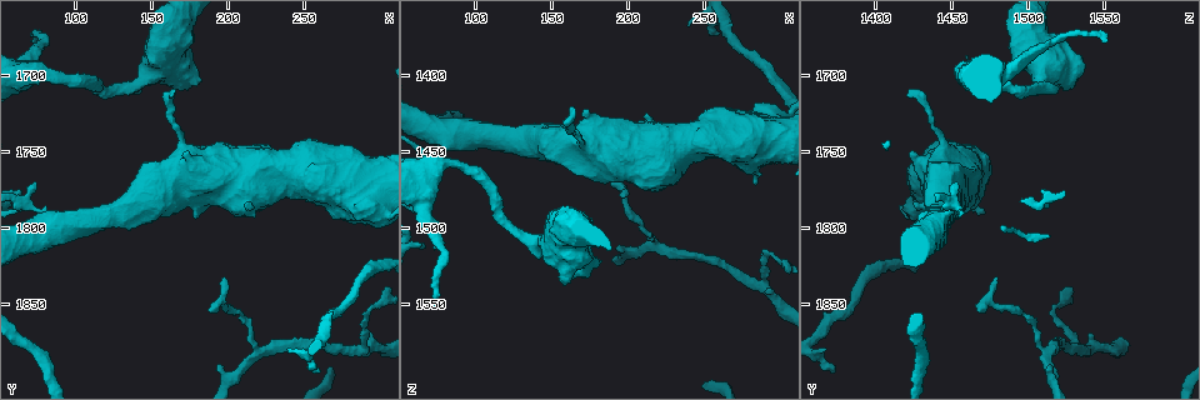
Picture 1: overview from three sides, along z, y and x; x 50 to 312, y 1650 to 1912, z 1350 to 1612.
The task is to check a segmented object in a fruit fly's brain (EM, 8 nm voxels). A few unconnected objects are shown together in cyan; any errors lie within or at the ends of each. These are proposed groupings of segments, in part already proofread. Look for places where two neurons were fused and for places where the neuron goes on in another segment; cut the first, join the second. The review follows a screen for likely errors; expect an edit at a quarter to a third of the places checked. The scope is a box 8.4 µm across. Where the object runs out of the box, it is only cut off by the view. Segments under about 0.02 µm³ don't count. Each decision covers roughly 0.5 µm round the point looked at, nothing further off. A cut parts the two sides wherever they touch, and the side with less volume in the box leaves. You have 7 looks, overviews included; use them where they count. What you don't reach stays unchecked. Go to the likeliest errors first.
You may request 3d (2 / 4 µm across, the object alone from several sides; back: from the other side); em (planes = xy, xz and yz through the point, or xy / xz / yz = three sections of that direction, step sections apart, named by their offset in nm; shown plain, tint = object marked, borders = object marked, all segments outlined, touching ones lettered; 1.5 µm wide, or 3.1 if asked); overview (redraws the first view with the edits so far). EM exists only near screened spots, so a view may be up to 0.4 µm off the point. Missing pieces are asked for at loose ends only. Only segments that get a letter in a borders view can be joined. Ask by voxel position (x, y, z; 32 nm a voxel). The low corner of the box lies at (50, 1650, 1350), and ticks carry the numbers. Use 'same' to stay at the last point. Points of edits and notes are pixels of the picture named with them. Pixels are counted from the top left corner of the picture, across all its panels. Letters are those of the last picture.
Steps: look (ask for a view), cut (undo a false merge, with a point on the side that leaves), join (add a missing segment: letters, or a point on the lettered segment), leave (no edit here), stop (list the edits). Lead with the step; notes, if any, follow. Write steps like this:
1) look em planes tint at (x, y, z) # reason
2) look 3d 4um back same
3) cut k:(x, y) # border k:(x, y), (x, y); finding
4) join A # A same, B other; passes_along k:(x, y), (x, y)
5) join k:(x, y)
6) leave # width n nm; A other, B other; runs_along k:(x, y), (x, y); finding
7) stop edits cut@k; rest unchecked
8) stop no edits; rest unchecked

look 3d 2um back at (72, 1678, 1550) # branch stops here

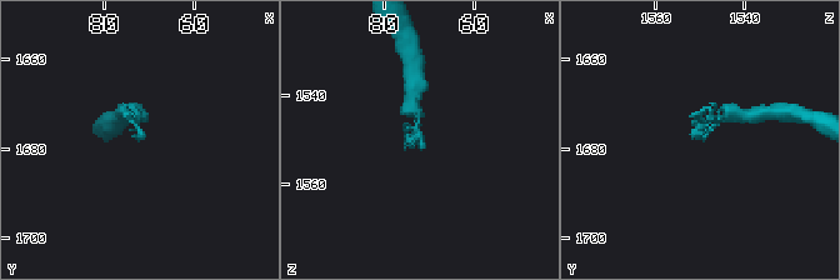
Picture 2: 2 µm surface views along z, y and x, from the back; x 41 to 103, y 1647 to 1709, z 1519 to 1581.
look em planes borders at (72, 1677, 1551) # need the tissue

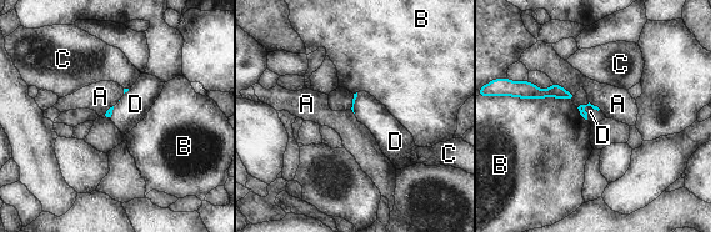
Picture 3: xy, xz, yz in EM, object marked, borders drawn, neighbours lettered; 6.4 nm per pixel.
join D # longest_contact B 420 nm; A other, B other, C other, D same; passes_along 3:(581, 107), (586, 105), (594, 116); it goes on there

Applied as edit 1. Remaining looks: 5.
look em xy step 8 tint at (70, 1698, 1458)

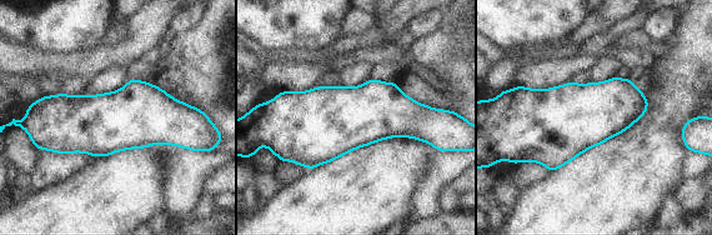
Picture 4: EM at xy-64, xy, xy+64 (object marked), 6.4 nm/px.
look em yz step 4 borders same

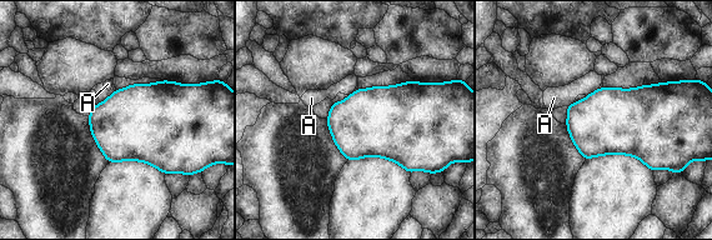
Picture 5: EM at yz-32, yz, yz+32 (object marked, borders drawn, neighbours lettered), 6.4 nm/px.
leave # A other; border 5:(597, 88), (586, 96); continuous, no second neuron

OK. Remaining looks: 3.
look em planes borders at (170, 1742, 1442) # calibre changes

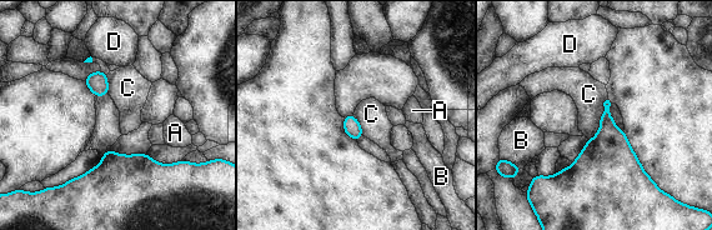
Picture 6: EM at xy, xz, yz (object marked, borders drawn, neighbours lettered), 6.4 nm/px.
leave # longest_contact C 300 nm; A other, B other, C other, D other; border 6:(607, 99), (600, 129), (588, 140); all the same neuron

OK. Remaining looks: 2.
stop edits join@3; rest unchecked

